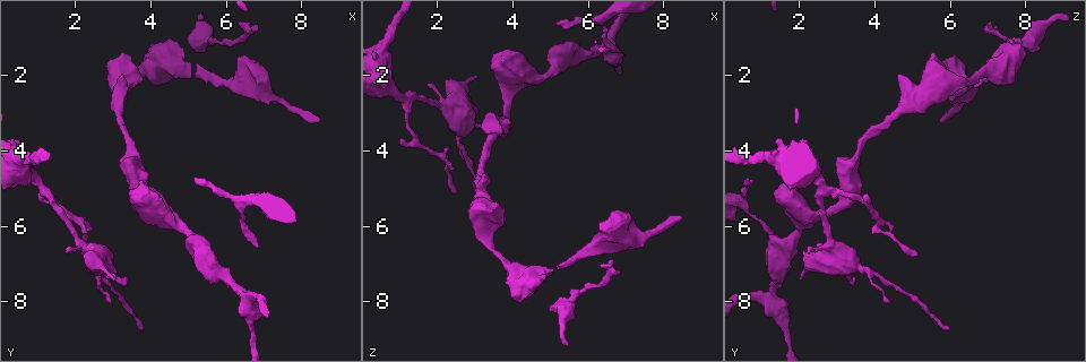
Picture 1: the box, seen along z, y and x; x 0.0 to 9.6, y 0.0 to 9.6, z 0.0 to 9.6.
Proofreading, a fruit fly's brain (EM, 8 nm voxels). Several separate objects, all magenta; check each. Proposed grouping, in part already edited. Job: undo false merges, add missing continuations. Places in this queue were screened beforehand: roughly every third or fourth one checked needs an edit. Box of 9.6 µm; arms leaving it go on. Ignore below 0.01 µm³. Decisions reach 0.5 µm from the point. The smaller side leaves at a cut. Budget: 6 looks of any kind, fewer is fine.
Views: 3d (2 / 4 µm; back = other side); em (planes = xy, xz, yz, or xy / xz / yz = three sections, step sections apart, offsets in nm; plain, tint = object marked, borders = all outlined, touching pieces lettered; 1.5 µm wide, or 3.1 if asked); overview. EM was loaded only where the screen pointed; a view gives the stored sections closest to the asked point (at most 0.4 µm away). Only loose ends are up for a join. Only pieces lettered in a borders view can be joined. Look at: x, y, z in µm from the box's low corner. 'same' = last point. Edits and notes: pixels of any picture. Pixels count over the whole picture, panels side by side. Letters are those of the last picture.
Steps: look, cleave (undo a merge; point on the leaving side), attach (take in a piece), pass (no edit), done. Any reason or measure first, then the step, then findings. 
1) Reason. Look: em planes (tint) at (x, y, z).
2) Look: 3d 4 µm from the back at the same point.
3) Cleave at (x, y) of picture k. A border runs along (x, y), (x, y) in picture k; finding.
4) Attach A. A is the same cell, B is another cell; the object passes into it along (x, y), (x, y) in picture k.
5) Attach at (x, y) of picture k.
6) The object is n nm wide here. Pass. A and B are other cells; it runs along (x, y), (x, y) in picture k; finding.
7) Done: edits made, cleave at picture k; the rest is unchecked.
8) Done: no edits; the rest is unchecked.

An open end. Look: 3d 2 µm from the back at (5.15, 4.70, 0.60).

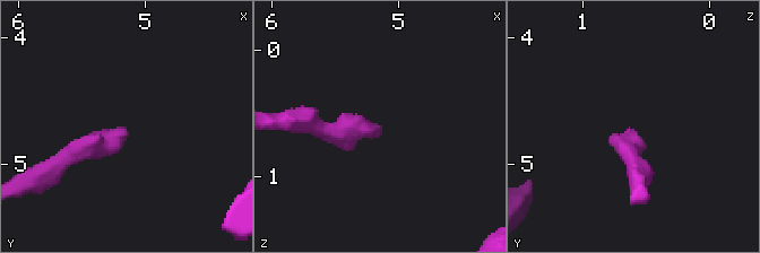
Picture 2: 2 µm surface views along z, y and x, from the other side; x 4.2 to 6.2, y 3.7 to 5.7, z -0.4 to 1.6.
Shape alone is not enough. Look: em planes (borders) at (5.16, 4.74, 0.60).

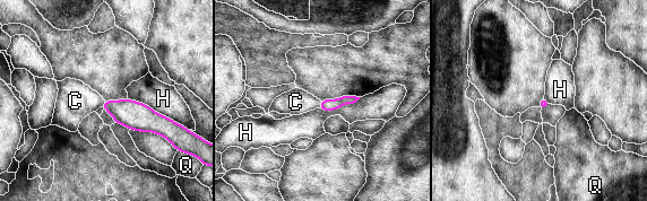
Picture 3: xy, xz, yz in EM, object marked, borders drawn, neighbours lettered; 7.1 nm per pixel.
Attach C. C is the same cell, H and Q are other cells; the object passes into it along (328, 105), (320, 104), (295, 102) in picture 3; the cell continues.

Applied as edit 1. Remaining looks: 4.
Look: 3d 2 µm at (6.40, 5.90, 0.95).

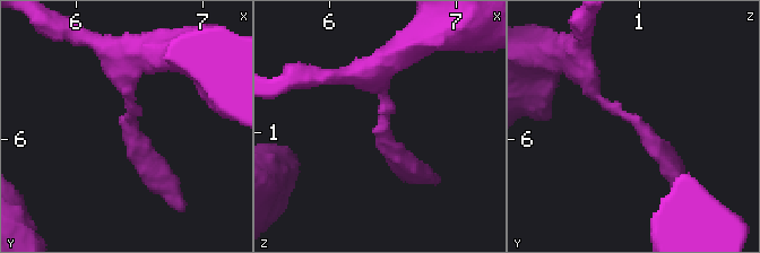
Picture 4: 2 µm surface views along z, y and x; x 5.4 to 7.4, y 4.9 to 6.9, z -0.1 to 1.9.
Look: em planes (borders) at (6.42, 5.88, 1.00).

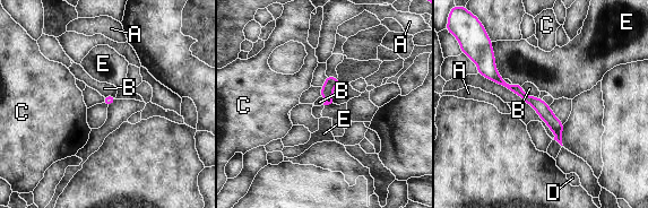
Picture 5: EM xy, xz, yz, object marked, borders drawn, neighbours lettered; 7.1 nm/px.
The object is 70 nm wide here. Pass. A, B, C, D and E are other cells; a border runs along (525, 92), (538, 97) in picture 5; one cell here.

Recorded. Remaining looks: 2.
Branch stops here. Look: em planes (tint) at (1.75, 6.70, 2.25).

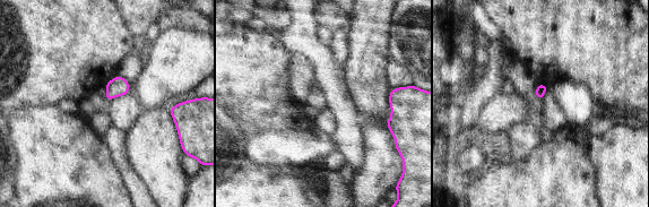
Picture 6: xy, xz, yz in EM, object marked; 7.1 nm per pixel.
Look: em planes (borders) at the same point.

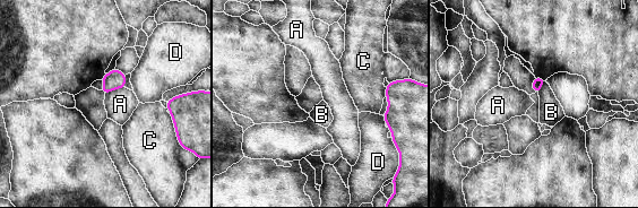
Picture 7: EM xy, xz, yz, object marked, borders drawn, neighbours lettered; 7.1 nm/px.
The longest contact is with A, 160 nm. Pass. A, B, C and D are other cells; a border runs along (545, 81), (539, 94) in picture 7; no lettered piece goes on from it.

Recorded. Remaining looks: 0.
Done: edits made, attach at picture 3; the rest is unchecked.

